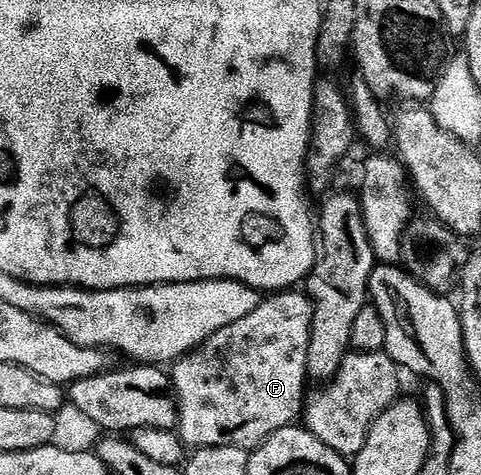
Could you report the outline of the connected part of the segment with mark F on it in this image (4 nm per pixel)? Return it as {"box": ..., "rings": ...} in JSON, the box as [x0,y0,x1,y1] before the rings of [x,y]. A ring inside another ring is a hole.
{"box":[170,292,313,451],"rings":[[[275,292],[264,297],[249,316],[213,332],[195,350],[190,350],[170,367],[171,384],[179,399],[177,433],[188,447],[236,446],[250,451],[273,432],[292,425],[305,405],[303,382],[308,381],[307,353],[313,324],[311,299],[303,292]]]}

